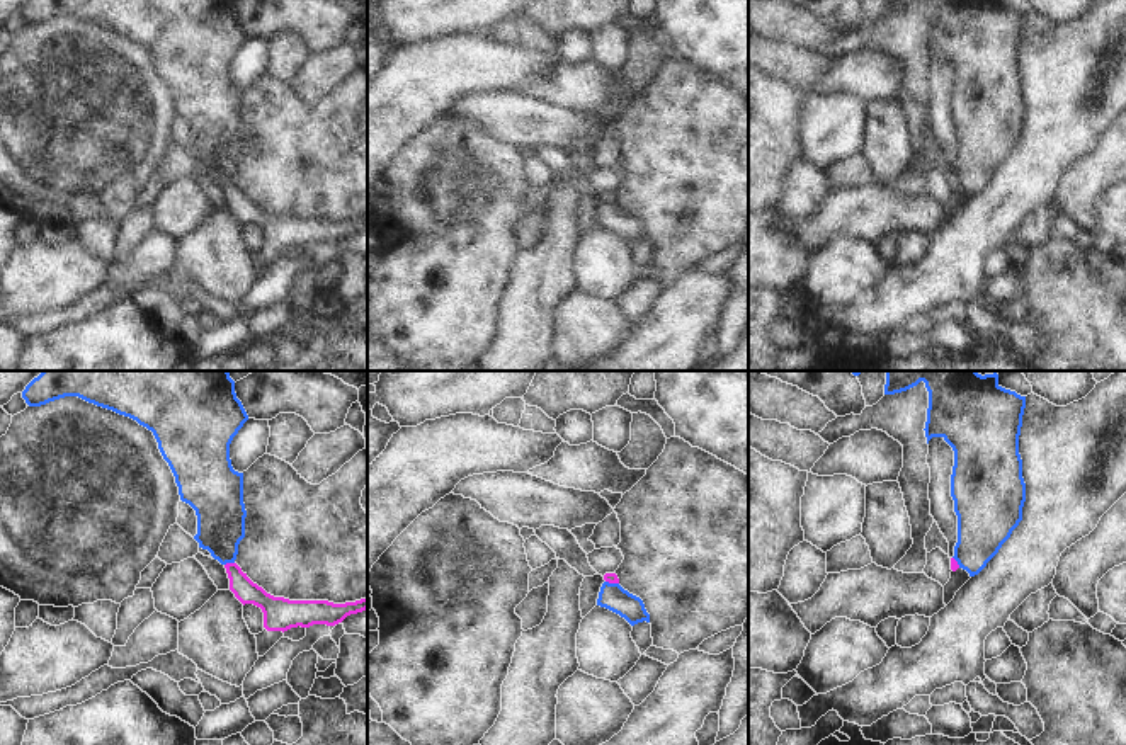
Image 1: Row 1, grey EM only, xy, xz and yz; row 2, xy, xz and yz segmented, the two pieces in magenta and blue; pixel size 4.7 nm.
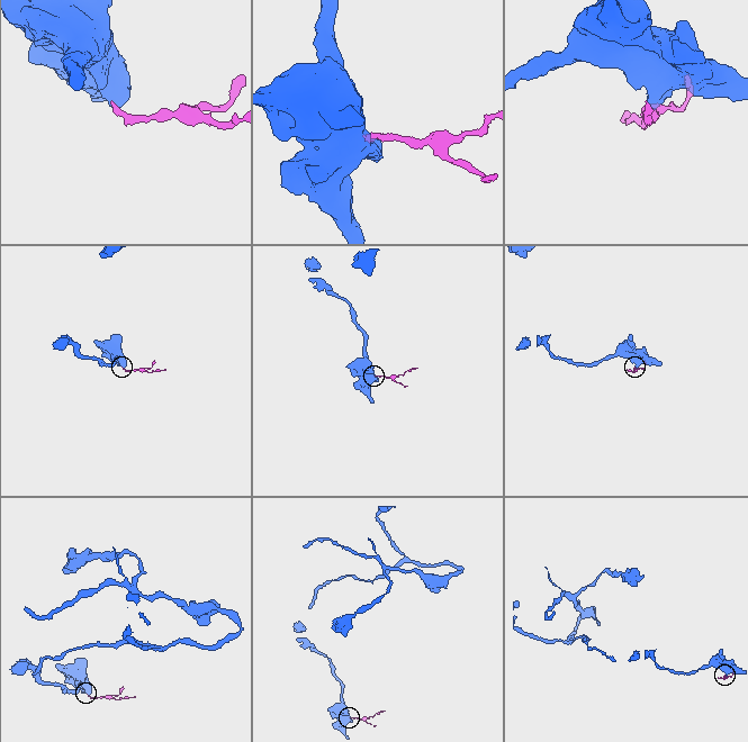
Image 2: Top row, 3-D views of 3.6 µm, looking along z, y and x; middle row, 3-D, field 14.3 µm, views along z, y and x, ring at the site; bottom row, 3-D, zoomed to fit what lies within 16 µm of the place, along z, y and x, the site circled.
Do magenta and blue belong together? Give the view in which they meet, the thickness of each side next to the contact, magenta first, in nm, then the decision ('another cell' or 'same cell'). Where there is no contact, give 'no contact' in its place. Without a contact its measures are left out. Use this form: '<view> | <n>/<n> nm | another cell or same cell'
xy | 110/220 nm | another cell

